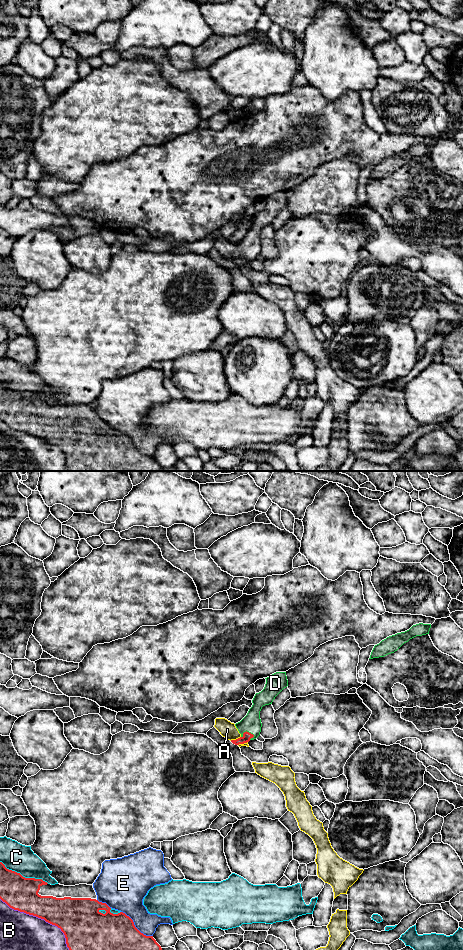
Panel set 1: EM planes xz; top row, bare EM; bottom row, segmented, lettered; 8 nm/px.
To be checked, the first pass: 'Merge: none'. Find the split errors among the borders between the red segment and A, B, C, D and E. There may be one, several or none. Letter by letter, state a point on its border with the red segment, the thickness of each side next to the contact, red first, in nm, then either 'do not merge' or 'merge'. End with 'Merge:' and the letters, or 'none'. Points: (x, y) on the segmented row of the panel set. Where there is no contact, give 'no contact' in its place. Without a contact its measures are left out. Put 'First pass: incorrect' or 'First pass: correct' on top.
First pass: incorrect
A: xz (236, 739) | 70/130 nm | do not merge
B: xz (40, 917) | 280/300 nm | do not merge
C: xz (24, 877) | 280/220 nm | do not merge
D: xz (246, 731) | 70/150 nm | merge
E: xz (134, 926) | 300/260 nm | do not merge
Merge: D

